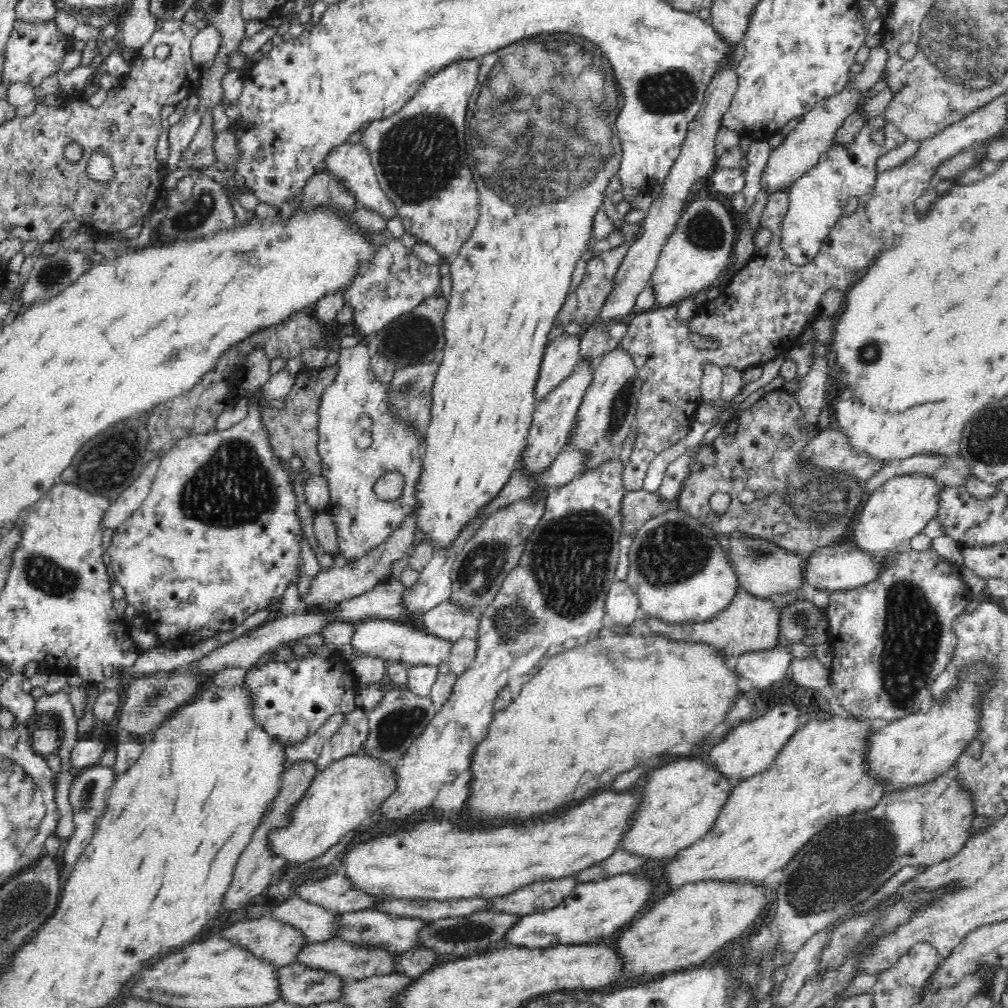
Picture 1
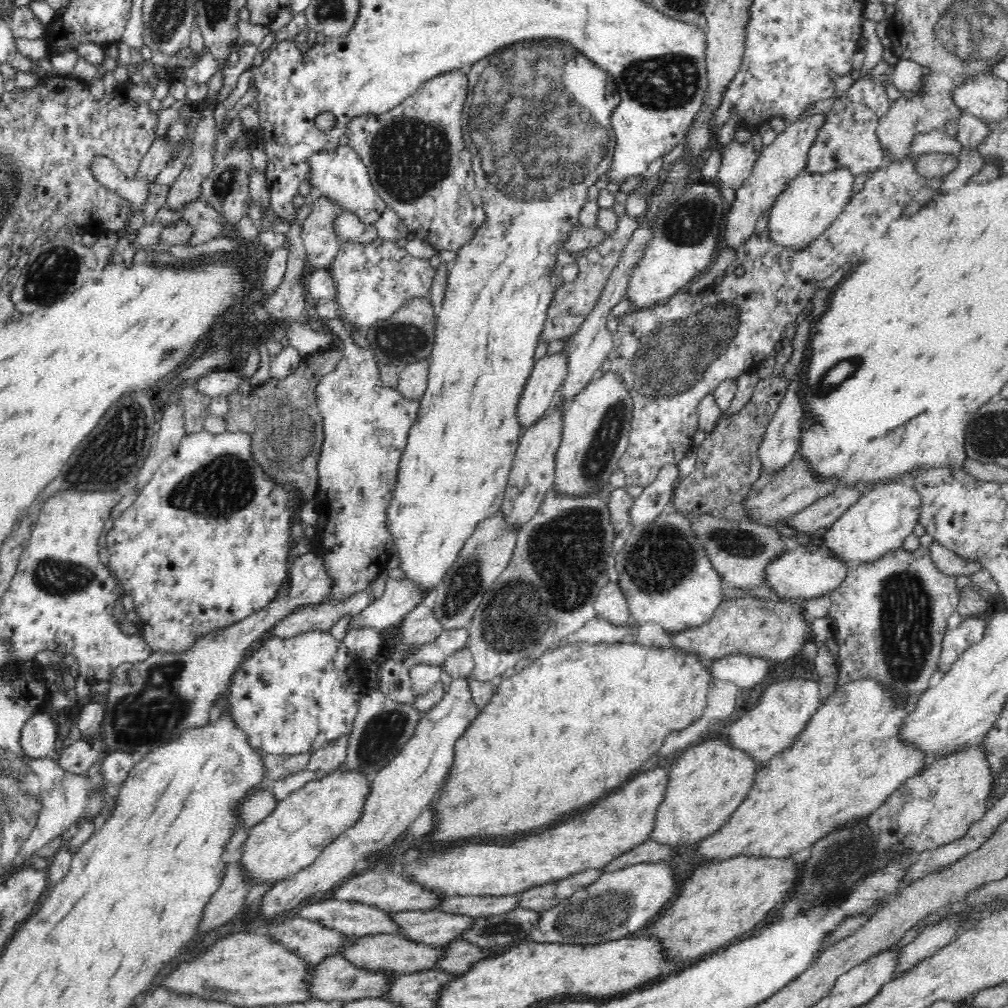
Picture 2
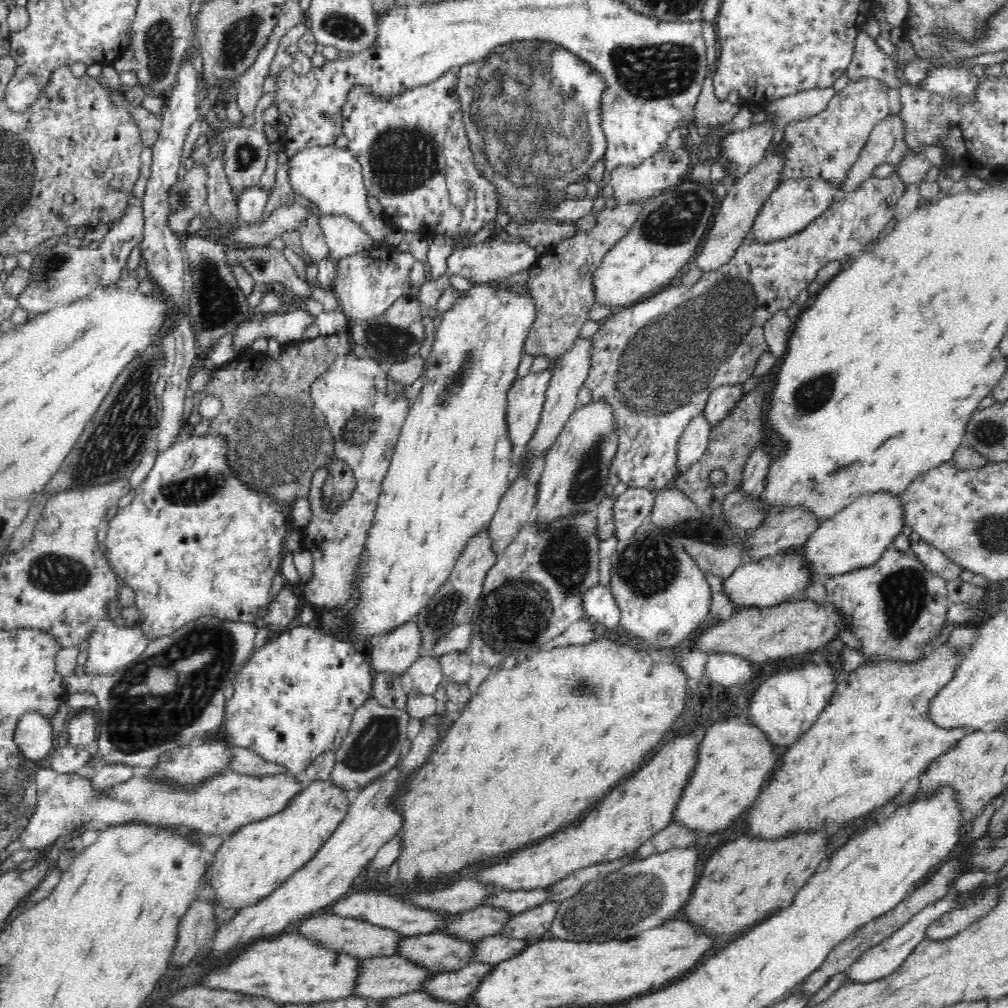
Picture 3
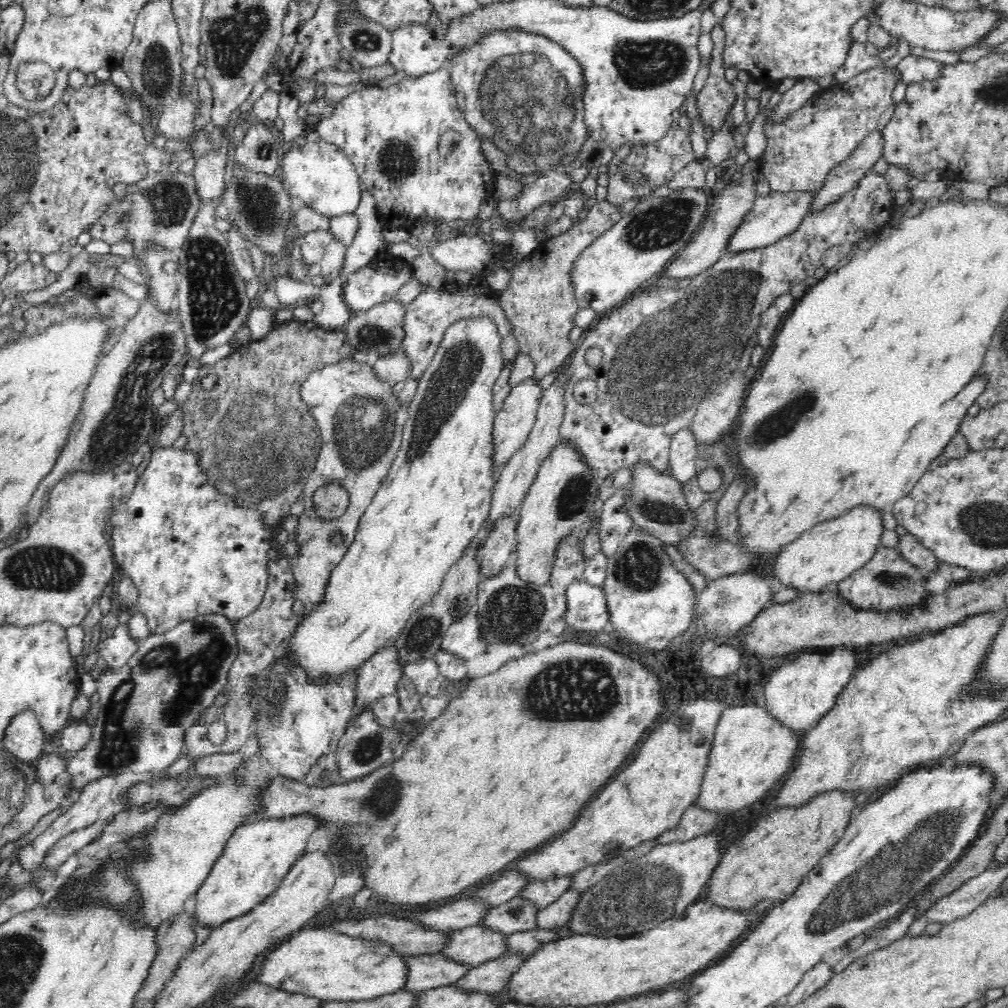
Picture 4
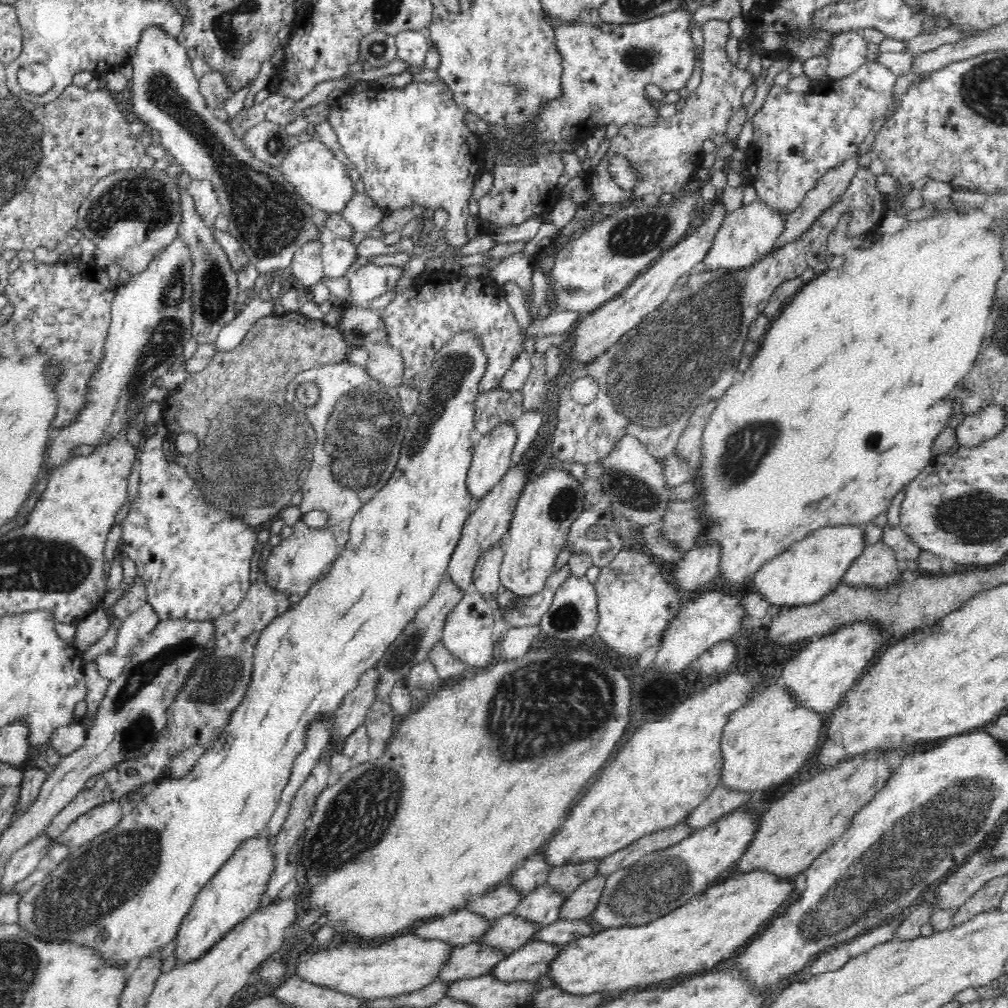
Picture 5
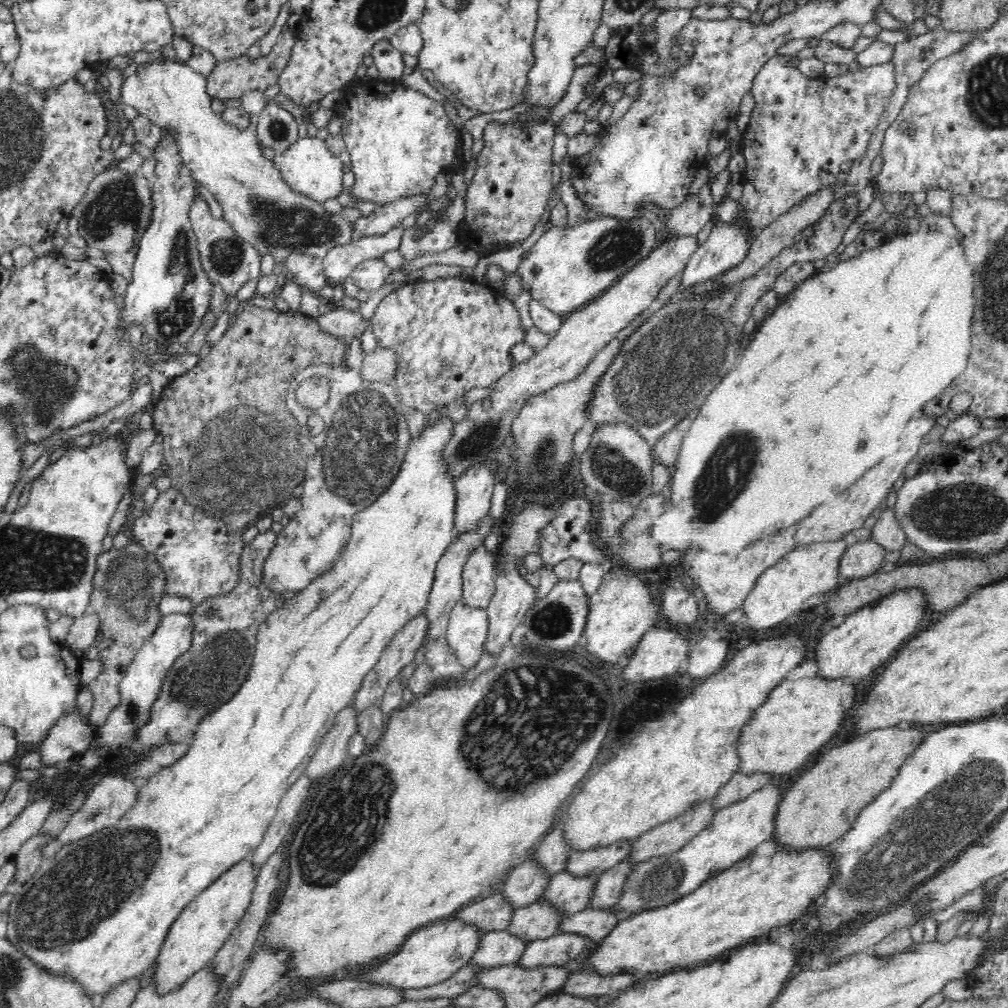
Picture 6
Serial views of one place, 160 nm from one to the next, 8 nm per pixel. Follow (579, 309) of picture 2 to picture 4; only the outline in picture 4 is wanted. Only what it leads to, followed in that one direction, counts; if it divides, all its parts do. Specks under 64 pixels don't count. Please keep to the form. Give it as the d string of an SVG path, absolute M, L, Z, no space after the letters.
M597 201L582 222L576 222L566 232L539 244L511 272L508 288L500 294L499 299L508 319L512 321L519 351L530 355L534 361L534 381L539 382L554 370L560 371L567 364L575 344L568 337L574 327L571 316L578 310L571 293L573 288L569 270L572 261L583 248L605 230L612 228L620 218L622 213L618 207L608 201Z

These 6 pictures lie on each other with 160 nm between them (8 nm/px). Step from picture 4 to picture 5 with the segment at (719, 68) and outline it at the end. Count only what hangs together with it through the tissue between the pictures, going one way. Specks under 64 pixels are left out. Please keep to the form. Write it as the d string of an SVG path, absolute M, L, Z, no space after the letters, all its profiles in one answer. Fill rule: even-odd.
M706 20L700 24L700 32L704 38L702 56L700 56L700 86L688 94L688 98L674 116L668 118L658 116L651 125L640 123L623 124L613 138L609 148L598 166L586 172L585 180L592 192L592 200L598 204L614 204L630 196L640 199L648 194L657 194L662 199L669 199L680 194L686 184L697 178L702 164L702 146L704 140L726 132L726 126L734 112L742 106L744 90L752 86L754 72L750 68L740 68L728 52L726 44L730 38L728 21ZM616 156L621 156L633 170L635 183L630 191L620 187L608 166Z

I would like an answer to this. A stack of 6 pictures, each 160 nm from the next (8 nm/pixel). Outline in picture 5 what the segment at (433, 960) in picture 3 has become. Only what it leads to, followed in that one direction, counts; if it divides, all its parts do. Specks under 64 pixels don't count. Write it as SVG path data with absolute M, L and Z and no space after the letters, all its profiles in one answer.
M511 913L497 919L491 932L480 941L502 949L504 954L510 954L524 944L535 941L537 933L540 933L542 928L543 925L538 922Z

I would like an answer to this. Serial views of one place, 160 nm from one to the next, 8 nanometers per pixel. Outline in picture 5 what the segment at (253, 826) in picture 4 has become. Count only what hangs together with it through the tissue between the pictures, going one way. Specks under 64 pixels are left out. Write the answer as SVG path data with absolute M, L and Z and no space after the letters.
M266 834L242 842L234 856L218 870L214 878L200 891L194 904L192 904L190 912L184 916L180 928L178 928L178 934L174 939L174 944L176 944L174 946L174 958L178 961L178 965L190 965L200 961L208 953L208 950L212 949L212 946L216 946L237 925L245 922L258 910L260 900L262 900L262 895L264 894L265 882L270 876L273 867L273 853L270 848L271 845Z

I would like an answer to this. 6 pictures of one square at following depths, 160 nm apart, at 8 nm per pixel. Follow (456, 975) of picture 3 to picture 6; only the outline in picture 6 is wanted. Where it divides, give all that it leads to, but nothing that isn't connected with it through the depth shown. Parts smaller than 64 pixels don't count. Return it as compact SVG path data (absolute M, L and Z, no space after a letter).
M559 932L548 939L530 941L520 964L525 968L536 968L542 964L562 966L580 958L586 953L586 946L591 943L588 936Z

